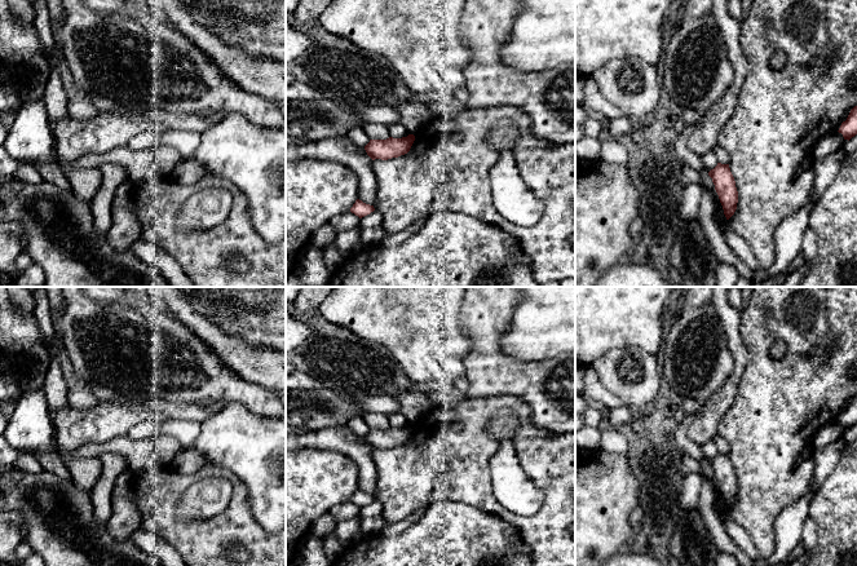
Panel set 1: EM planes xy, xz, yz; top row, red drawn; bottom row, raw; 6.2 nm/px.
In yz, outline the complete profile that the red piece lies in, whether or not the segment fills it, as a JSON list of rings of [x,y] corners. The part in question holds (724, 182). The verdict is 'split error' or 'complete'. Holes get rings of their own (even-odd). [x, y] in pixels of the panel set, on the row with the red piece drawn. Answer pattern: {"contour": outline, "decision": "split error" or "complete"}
{"contour": [[[717,163],[717,165],[708,172],[708,176],[712,178],[724,215],[726,220],[729,220],[734,215],[738,203],[738,191],[729,164]]], "decision": "complete"}

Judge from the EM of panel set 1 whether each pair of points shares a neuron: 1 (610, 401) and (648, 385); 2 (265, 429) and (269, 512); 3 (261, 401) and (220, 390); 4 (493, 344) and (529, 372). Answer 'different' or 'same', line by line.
1: different
2: same
3: same
4: same

